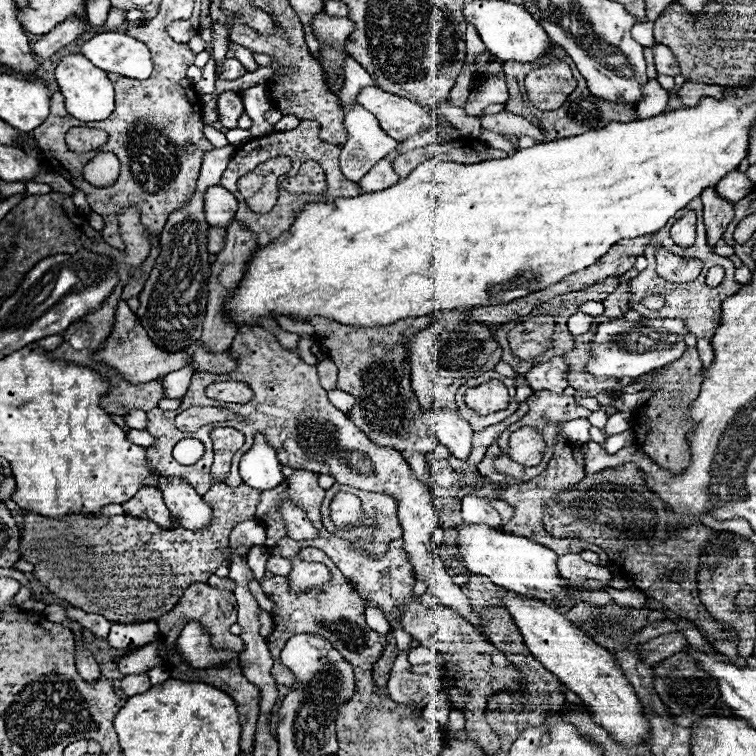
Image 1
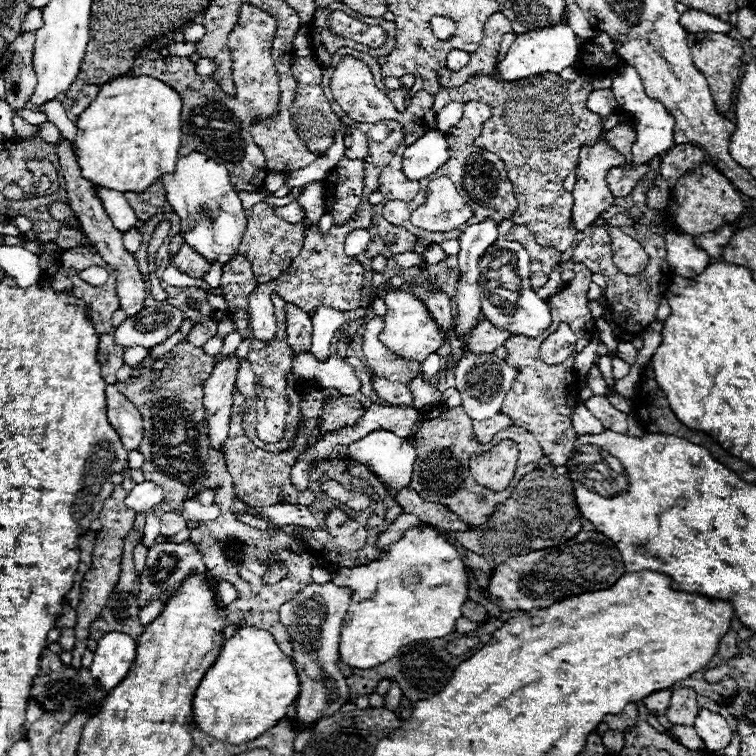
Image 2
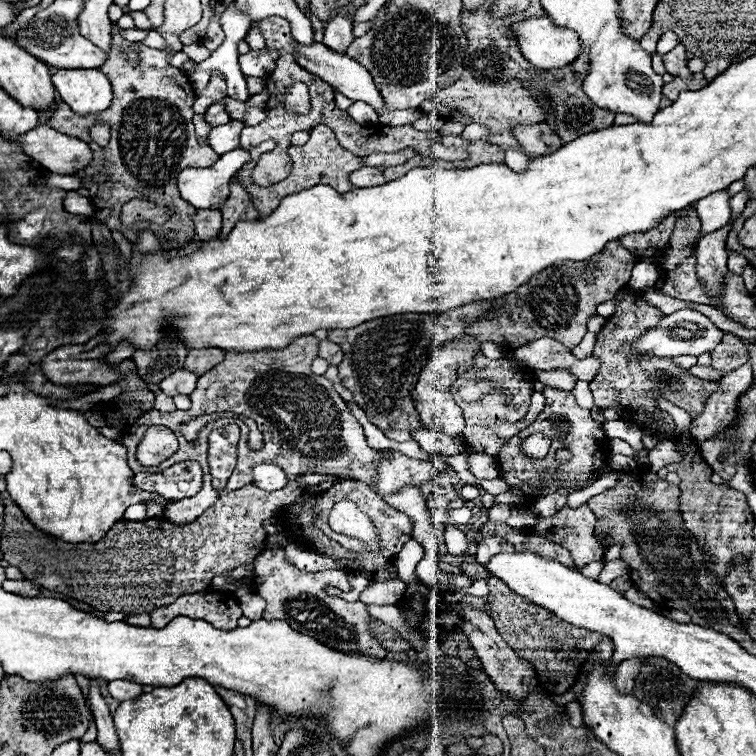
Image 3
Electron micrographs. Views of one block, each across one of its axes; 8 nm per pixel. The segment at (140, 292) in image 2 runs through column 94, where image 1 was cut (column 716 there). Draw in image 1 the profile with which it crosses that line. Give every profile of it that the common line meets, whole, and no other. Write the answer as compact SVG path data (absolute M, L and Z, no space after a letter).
M714 186L706 188L700 198L704 202L704 224L706 224L708 244L710 244L710 248L716 248L726 226L734 218L734 206L730 202L722 200Z

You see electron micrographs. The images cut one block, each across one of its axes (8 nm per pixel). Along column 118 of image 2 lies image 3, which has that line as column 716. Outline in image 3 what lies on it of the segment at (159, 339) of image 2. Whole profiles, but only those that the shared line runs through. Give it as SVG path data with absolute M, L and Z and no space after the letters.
M684 308L684 310L678 310L670 316L664 316L658 324L658 328L652 328L648 330L646 334L642 334L642 338L634 340L632 342L632 352L638 352L638 354L654 354L654 356L700 356L700 354L706 354L706 352L712 352L720 342L722 342L722 336L724 332L710 320L706 318L704 314L696 312L696 310L690 310L690 308Z

